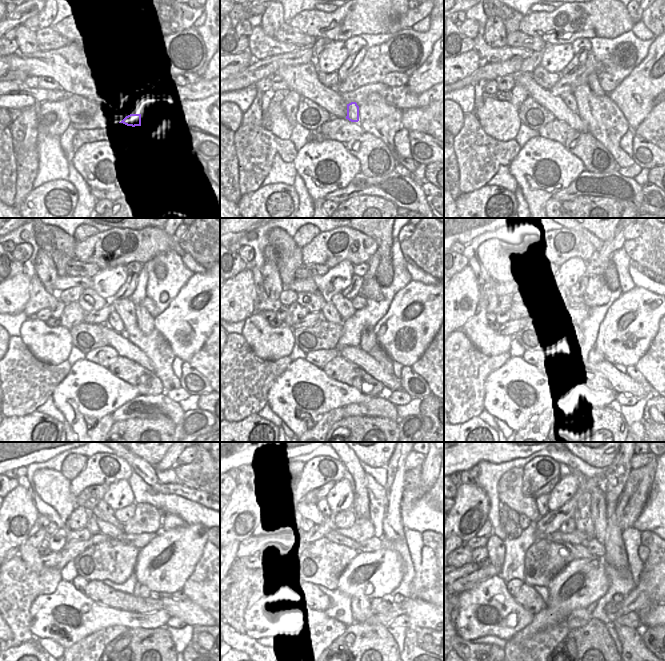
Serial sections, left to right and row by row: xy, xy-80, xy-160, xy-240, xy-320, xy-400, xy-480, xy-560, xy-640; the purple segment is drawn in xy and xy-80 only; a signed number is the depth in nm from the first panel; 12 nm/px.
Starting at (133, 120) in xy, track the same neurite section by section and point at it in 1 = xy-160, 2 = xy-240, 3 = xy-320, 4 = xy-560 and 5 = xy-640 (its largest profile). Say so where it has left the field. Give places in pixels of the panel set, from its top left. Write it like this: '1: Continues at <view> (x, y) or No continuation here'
1: Continues at xy-160 (569, 99)
2: Continues at xy-240 (114, 321)
3: Continues at xy-320 (329, 312)
4: Continues at xy-560 (305, 523)
5: Continues at xy-640 (524, 522).

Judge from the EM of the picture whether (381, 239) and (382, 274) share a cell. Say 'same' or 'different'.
same

